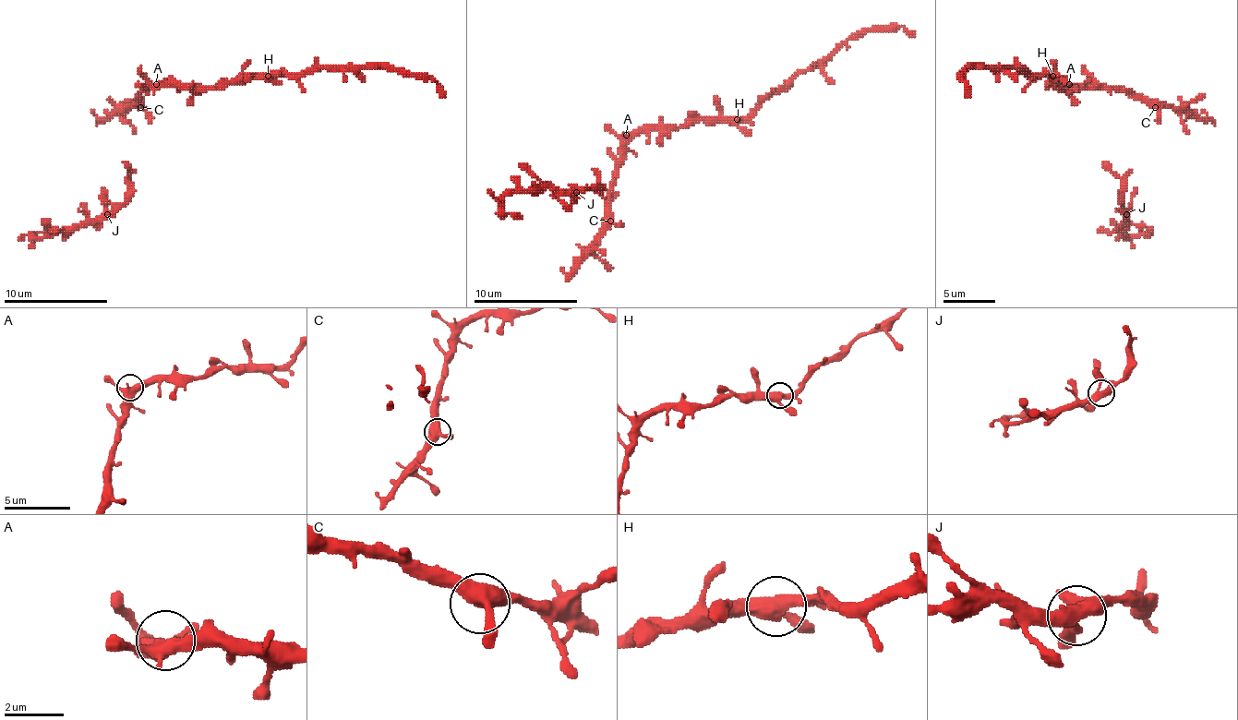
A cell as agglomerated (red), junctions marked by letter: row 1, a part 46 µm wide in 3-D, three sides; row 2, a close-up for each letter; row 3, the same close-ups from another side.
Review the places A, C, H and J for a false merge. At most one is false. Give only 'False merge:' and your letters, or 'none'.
False merge: none

